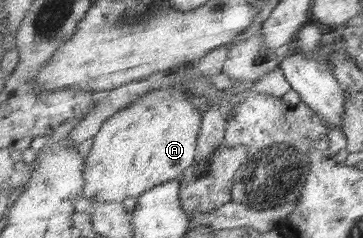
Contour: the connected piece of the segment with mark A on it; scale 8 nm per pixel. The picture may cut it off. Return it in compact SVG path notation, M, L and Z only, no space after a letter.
M157 89L103 123L100 131L94 136L93 146L86 157L84 198L94 198L96 202L137 199L149 190L178 179L195 164L204 112L187 102L186 94L185 89Z

